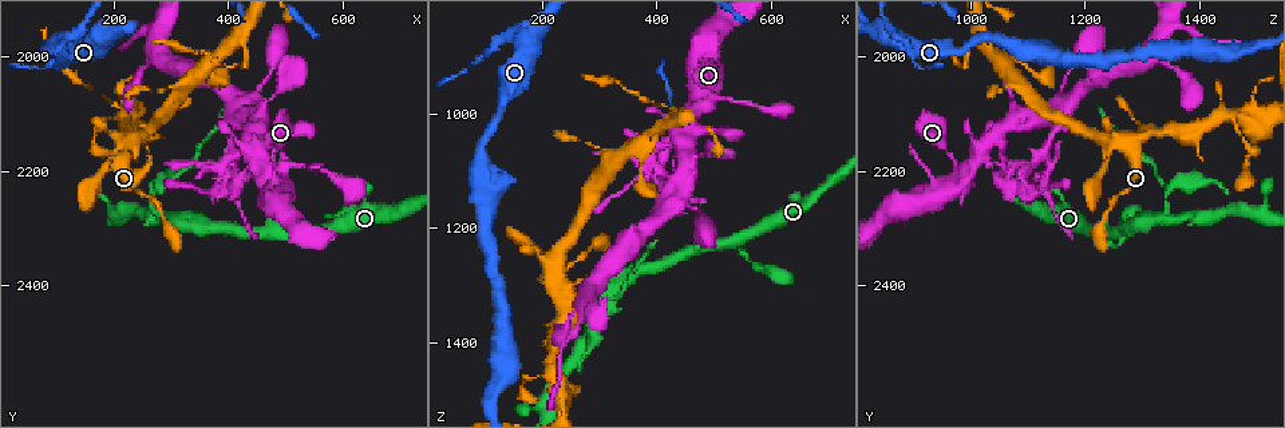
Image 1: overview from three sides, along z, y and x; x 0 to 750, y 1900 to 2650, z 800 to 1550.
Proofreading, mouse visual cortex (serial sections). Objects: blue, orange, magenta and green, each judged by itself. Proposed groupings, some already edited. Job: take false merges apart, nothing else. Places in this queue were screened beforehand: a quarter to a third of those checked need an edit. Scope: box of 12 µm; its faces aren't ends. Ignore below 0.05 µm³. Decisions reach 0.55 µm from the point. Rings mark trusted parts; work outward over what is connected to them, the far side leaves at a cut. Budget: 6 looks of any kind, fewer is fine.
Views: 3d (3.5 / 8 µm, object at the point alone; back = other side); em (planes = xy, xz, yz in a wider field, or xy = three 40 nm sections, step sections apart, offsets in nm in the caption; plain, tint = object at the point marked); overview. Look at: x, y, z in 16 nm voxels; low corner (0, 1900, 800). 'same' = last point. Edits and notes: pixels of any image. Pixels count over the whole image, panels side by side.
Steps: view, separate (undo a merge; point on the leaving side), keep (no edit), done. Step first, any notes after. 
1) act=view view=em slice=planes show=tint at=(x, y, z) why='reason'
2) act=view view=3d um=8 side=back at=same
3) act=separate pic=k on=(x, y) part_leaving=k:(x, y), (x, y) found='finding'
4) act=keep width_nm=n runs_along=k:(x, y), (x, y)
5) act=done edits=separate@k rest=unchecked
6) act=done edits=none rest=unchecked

act=view view=3d um=3.5 at=(150, 1955, 865) why='four-way junction'

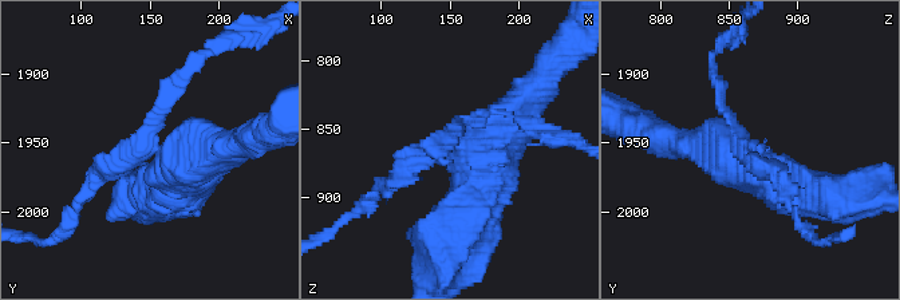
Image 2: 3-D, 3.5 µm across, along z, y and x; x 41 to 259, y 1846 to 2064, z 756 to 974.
act=view view=em slice=xy step=2 show=tint at=(156, 1950, 860) arms=4 arm_widths_nm=150,250,400,500 why='now the EM'

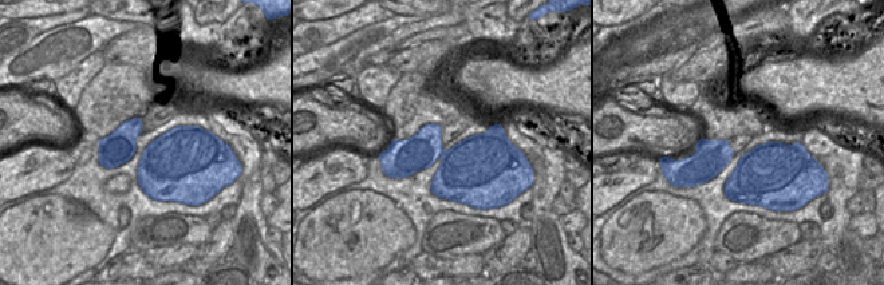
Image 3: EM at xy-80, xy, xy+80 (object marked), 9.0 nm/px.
act=separate pic=2 on=(164, 101) found='a second cell is stuck on'

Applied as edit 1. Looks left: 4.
act=view view=overview

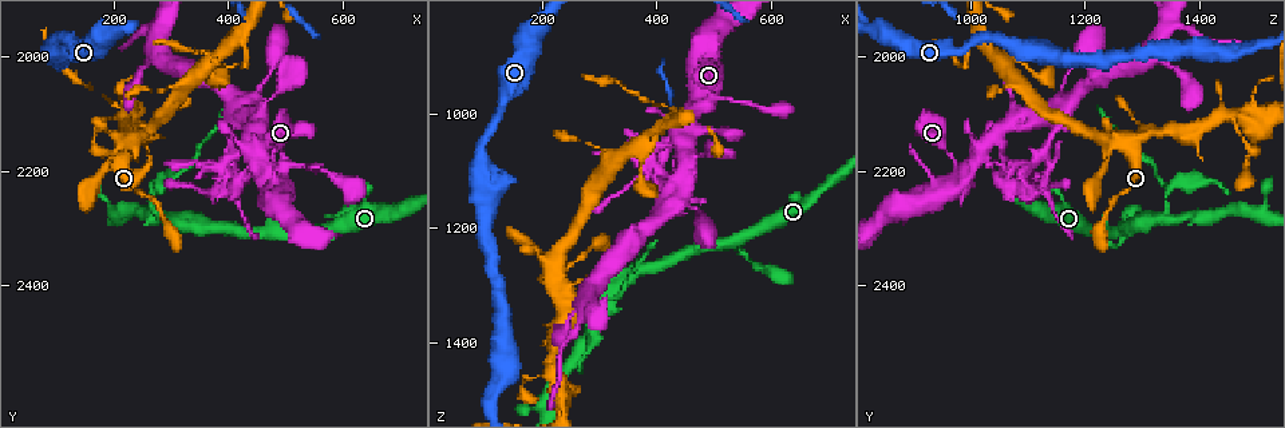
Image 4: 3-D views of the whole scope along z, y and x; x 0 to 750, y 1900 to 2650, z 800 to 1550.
act=view view=3d um=3.5 at=(430, 2010, 990) why='abrupt turn'

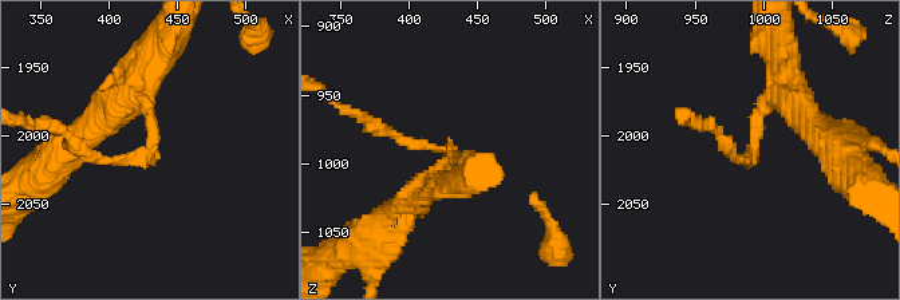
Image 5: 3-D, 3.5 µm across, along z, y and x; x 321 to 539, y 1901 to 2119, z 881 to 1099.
act=view view=em slice=xy step=1 show=tint at=(432, 2012, 992) arm_widths_nm=150,300

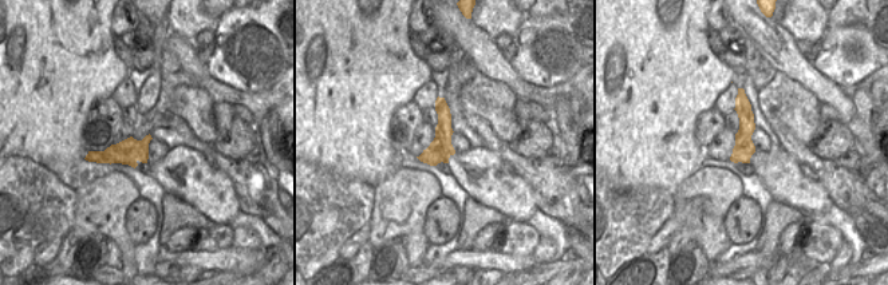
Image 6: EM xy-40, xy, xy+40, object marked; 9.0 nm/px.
act=keep runs_along=5:(422, 193), (454, 154), (372, 123) found='one cell here'

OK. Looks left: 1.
act=view view=3d um=3.5 at=(280, 2230, 1350) why='a narrow waist'

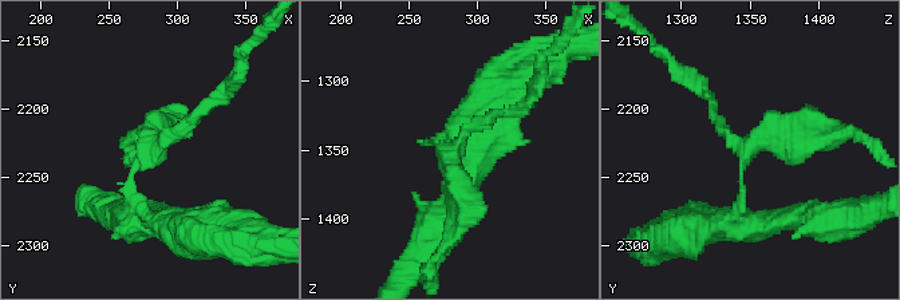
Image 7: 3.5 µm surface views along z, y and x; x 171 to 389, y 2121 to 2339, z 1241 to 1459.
act=separate pic=7 on=(769, 143) part_leaving=7:(741, 176), (758, 139), (840, 135) found='a second cell is stuck on'

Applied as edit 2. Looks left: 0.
act=done edits=separate@2,separate@7 rest=unchecked

